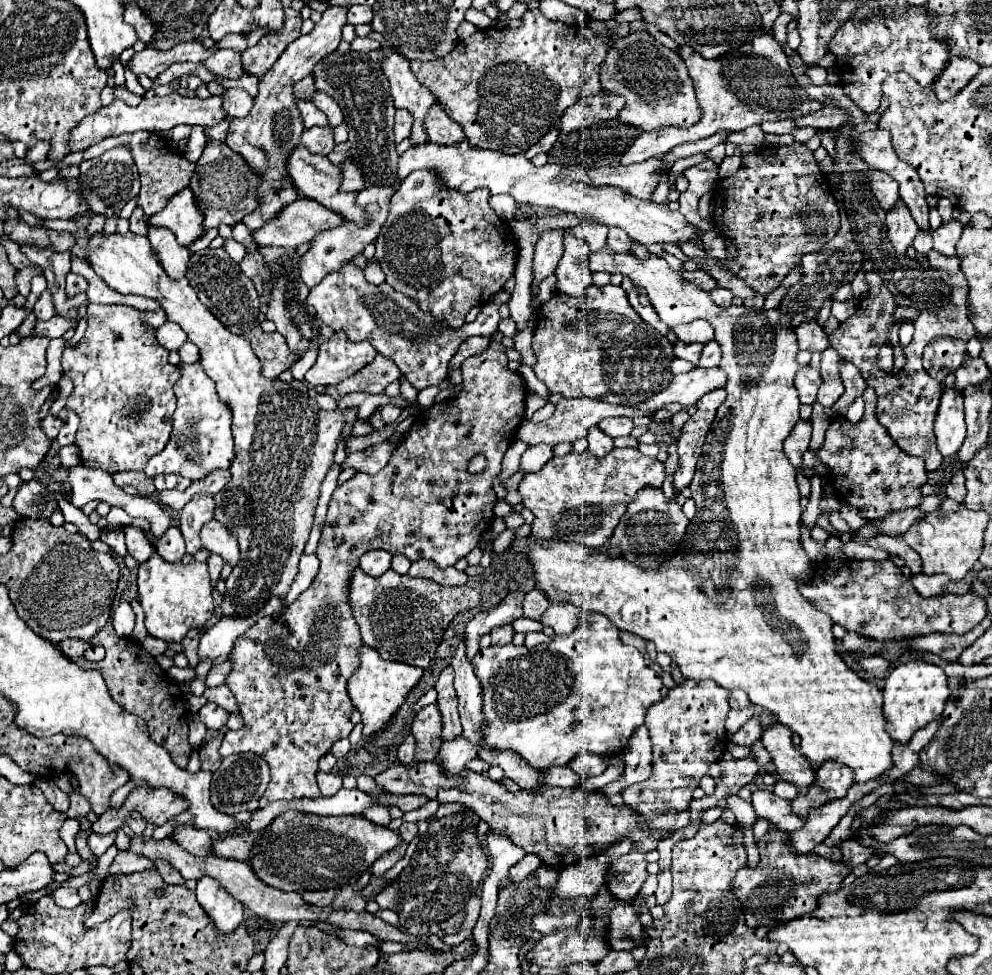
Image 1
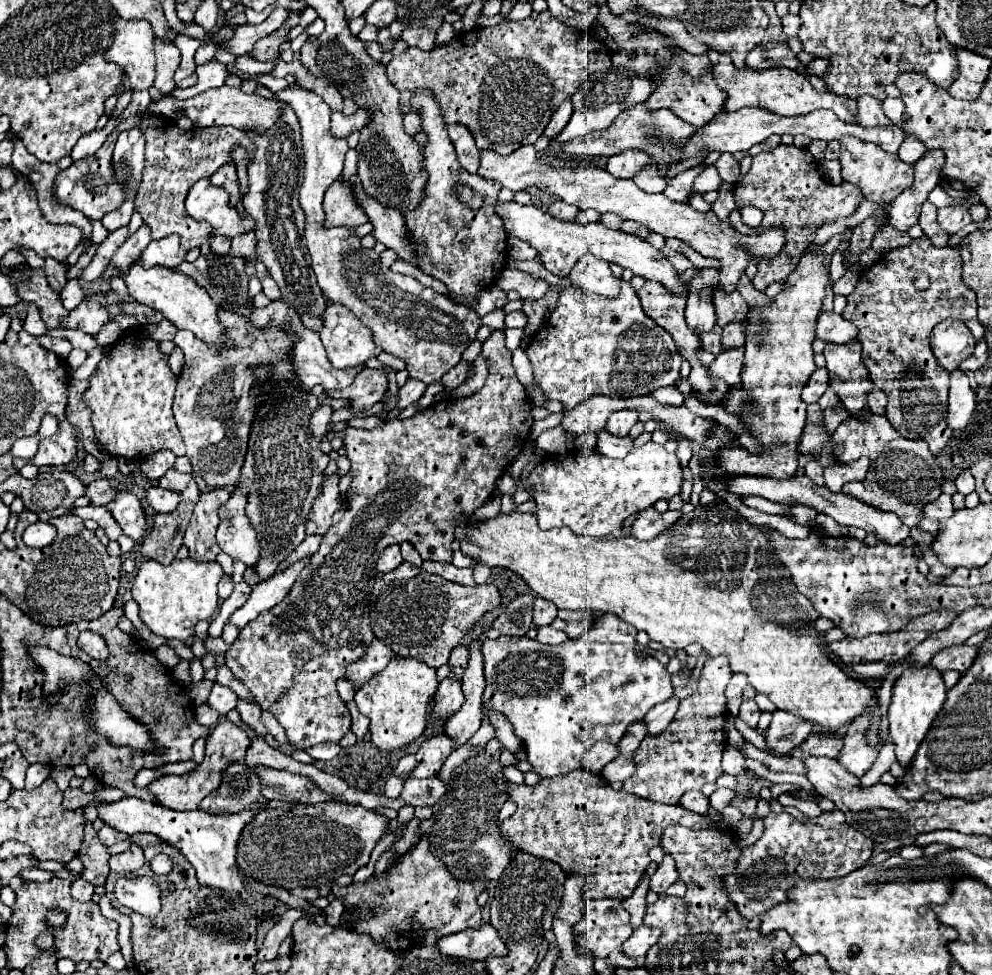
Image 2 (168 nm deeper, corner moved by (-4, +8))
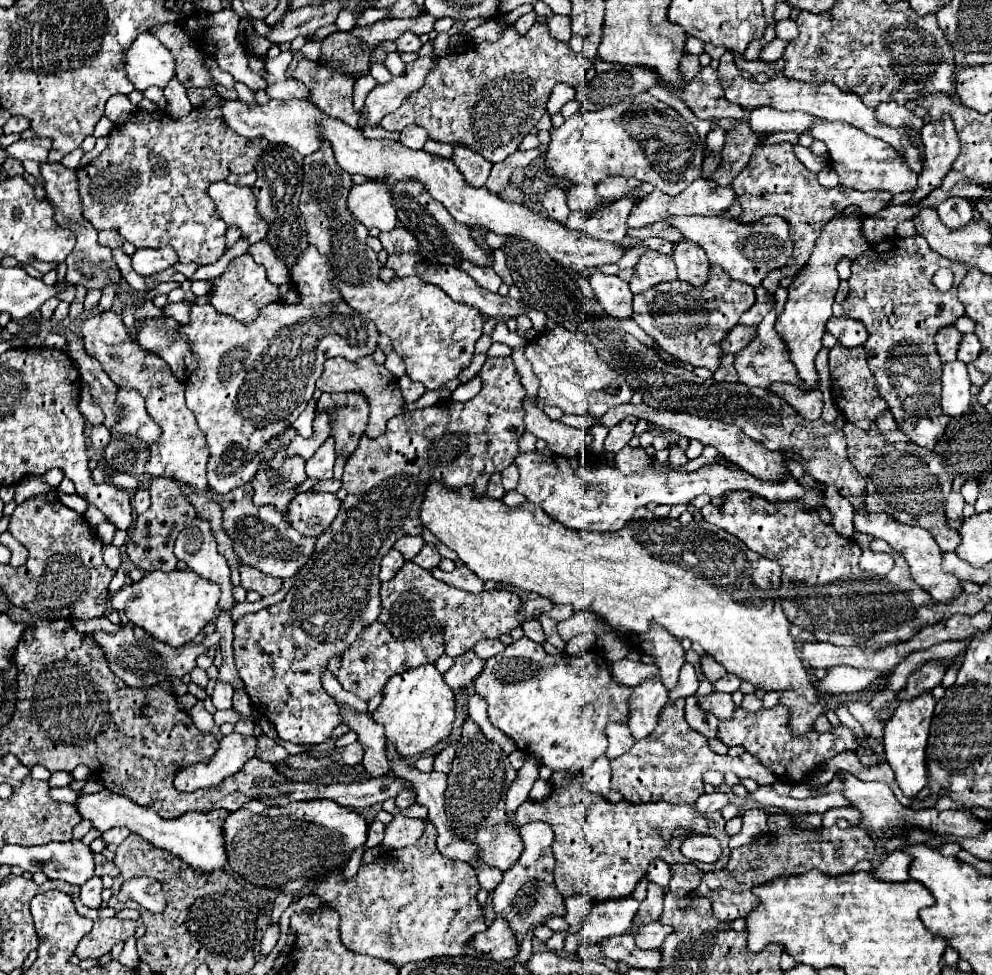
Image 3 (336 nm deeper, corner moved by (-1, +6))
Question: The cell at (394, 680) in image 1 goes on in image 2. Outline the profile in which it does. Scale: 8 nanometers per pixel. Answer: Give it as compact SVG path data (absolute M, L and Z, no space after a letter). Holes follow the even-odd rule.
M410 657L398 659L388 665L384 673L378 673L372 685L364 685L364 689L354 695L360 713L370 719L372 743L380 749L398 749L416 741L428 727L428 707L432 705L436 689L436 669Z

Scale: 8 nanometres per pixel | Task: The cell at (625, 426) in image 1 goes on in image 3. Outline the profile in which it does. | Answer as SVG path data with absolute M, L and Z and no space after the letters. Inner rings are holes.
M627 417L621 423L617 423L613 429L609 429L609 435L605 439L605 451L619 451L621 447L625 447L629 443L629 439L633 437L633 429L635 429L637 417Z

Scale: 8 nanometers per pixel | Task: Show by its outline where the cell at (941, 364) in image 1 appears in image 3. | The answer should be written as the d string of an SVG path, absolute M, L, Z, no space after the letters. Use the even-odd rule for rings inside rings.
M955 325L943 327L935 335L935 345L937 345L937 353L941 357L941 363L951 363L953 359L957 359L957 351L959 351L961 339L963 339L963 333L957 331Z

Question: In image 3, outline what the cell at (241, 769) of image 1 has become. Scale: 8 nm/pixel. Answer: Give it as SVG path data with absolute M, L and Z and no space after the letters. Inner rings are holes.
M233 791L233 793L229 793L225 799L221 799L219 803L215 803L213 807L215 807L215 809L223 807L223 809L227 809L227 811L237 811L237 809L249 807L249 805L251 805L251 799L249 799L249 797L241 795L239 791Z

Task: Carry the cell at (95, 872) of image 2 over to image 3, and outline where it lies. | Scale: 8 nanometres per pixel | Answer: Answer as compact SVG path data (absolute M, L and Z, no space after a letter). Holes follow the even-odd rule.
M95 853L93 859L95 859L95 875L97 877L101 877L101 875L111 875L111 877L119 875L119 869L115 867L115 863L107 861L101 853Z

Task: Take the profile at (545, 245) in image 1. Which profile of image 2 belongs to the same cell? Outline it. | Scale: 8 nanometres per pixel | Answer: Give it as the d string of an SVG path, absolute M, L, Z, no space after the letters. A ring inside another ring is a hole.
M554 201L552 205L550 205L550 209L548 209L548 213L552 215L552 217L560 217L560 219L564 219L564 221L572 221L572 219L576 219L576 207L574 205L570 205L570 203L564 203L564 201Z

